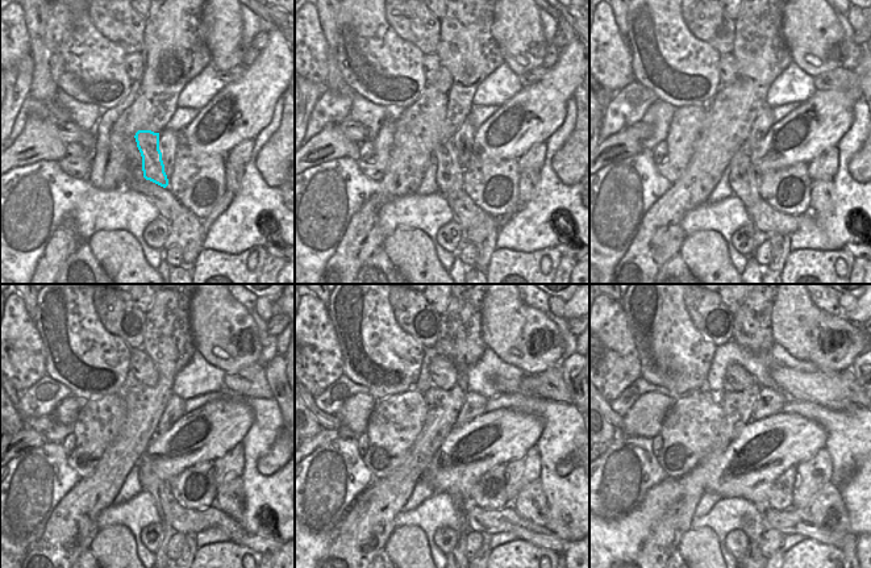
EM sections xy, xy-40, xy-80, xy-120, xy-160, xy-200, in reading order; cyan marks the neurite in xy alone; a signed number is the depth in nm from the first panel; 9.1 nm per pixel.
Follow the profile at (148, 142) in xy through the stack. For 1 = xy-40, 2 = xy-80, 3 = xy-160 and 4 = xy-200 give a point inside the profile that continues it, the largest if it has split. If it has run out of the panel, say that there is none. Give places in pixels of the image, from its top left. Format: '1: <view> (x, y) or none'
1: xy-40 (449, 178)
2: xy-80 (744, 180)
3: xy-160 (458, 551)
4: xy-200 (753, 551)

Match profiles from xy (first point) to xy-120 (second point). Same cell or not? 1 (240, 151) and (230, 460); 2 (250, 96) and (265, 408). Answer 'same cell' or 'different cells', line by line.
1: same cell
2: different cells

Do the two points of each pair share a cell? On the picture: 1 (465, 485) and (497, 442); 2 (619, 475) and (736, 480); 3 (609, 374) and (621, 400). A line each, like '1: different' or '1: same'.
1: same
2: different
3: different

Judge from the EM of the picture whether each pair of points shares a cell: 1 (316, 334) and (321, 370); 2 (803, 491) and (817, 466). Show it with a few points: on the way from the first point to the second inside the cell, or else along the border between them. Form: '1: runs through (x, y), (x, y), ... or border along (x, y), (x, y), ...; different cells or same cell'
1: runs through (316, 343), (317, 360); same cell
2: runs through (807, 484), (815, 472); same cell

